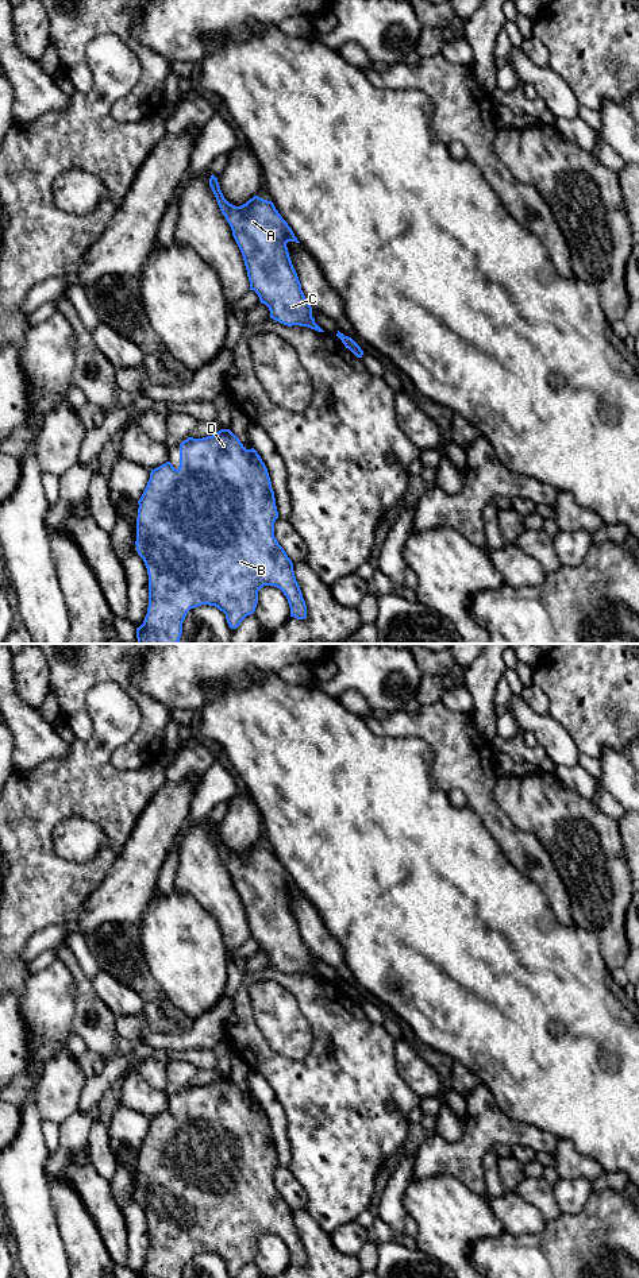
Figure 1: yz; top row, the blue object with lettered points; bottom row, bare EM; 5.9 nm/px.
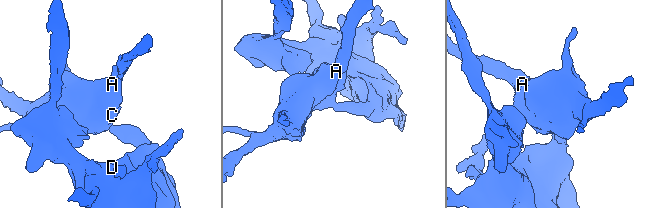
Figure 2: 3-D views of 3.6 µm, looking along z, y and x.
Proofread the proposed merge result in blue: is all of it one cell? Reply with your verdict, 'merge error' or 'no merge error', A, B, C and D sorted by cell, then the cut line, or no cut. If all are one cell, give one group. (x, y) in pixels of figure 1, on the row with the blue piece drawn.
merge error | A C / B D | yz (343, 335), (341, 339)

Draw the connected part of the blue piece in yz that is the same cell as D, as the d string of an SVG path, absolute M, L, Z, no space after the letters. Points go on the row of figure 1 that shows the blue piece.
M230 429L184 440L180 444L180 467L166 462L151 470L138 505L135 545L149 575L149 607L143 623L136 628L138 644L178 644L188 611L201 605L218 607L226 614L228 626L236 629L247 615L254 614L258 591L263 586L274 586L284 592L290 617L307 618L293 563L274 537L278 511L267 468L258 452L246 449Z

